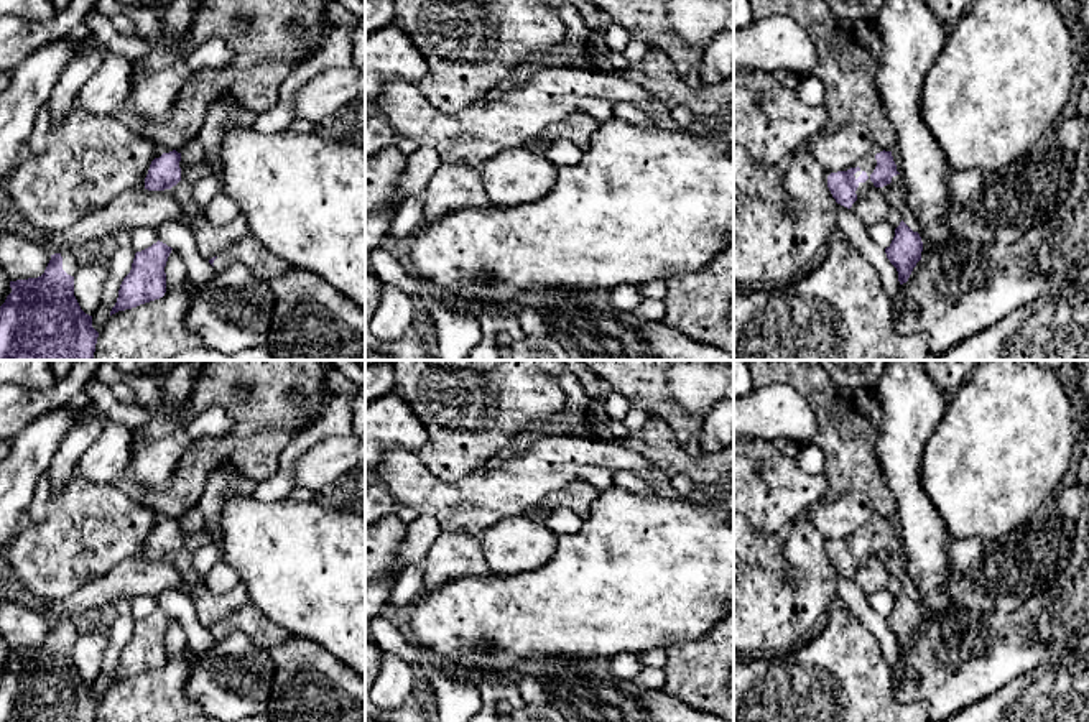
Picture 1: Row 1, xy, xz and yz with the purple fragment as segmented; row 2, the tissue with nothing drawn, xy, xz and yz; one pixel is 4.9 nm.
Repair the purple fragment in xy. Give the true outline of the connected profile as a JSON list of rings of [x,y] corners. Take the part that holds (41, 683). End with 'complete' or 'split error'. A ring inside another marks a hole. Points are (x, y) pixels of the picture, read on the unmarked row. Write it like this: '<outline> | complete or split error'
[[[76,620],[51,623],[38,646],[10,650],[12,661],[0,674],[0,722],[94,722],[99,701],[74,664],[79,636]]] | split error

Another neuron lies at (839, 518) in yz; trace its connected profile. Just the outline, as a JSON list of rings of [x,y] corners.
[[[850,490],[834,500],[823,500],[808,510],[808,516],[827,543],[850,538],[874,515],[874,502],[859,490]]]

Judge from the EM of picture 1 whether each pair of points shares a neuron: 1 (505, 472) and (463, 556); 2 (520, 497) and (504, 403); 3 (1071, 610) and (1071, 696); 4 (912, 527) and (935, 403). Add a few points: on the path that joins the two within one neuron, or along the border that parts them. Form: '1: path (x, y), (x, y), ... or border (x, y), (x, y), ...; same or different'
1: border (441, 530), (477, 536); different
2: border (505, 454), (484, 459), (471, 472); different
3: border (1071, 652), (1051, 657), (1035, 668); different
4: path (908, 495), (908, 435); same

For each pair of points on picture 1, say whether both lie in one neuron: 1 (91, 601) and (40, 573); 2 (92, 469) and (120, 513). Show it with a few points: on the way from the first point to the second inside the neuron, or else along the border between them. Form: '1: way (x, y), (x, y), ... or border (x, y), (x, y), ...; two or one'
1: border (109, 573), (88, 581), (63, 597), (43, 601); two
2: border (78, 472), (91, 481), (107, 481), (111, 484); two

